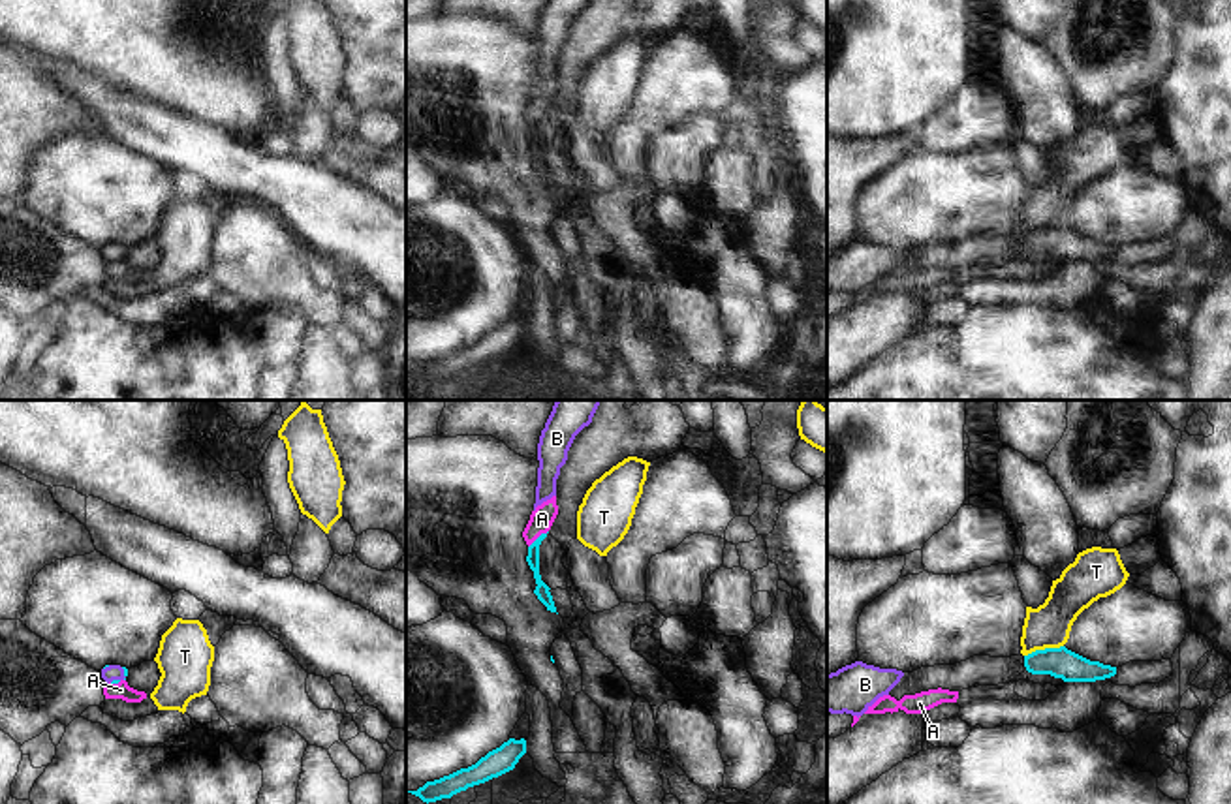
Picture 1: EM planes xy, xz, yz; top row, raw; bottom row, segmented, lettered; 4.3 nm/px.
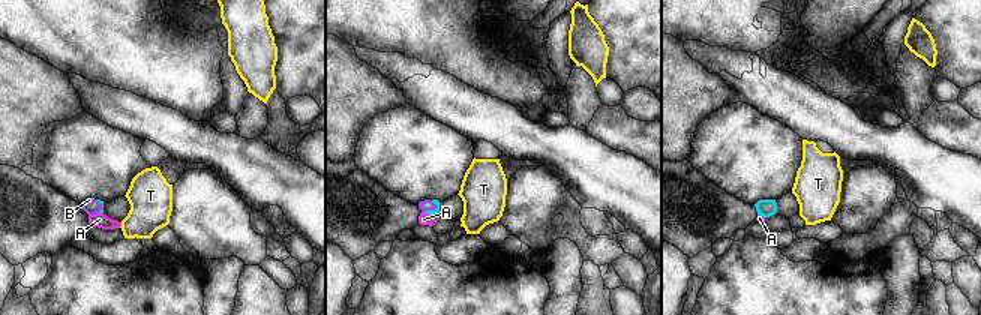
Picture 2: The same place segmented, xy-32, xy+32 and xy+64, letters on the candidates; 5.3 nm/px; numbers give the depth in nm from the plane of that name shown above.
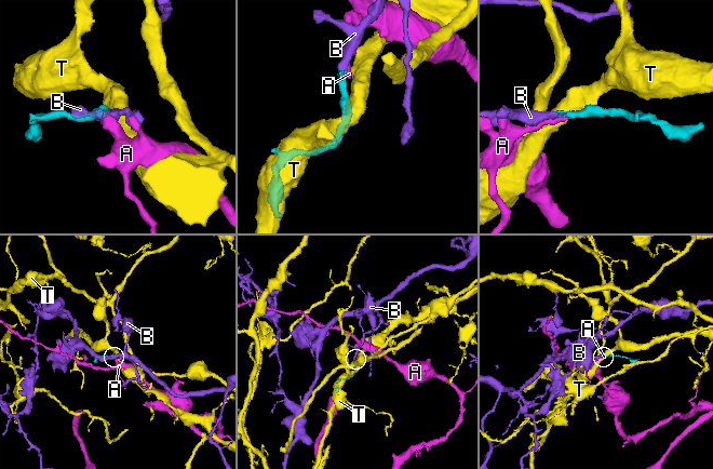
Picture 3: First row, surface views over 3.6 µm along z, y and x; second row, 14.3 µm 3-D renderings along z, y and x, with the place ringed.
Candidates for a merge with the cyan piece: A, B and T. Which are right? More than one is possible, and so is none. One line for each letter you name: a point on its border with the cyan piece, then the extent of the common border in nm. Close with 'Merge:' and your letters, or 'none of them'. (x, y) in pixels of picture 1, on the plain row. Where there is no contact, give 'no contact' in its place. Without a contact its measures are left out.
B: contact xy (124, 252); length 60 nm
Merge: B

